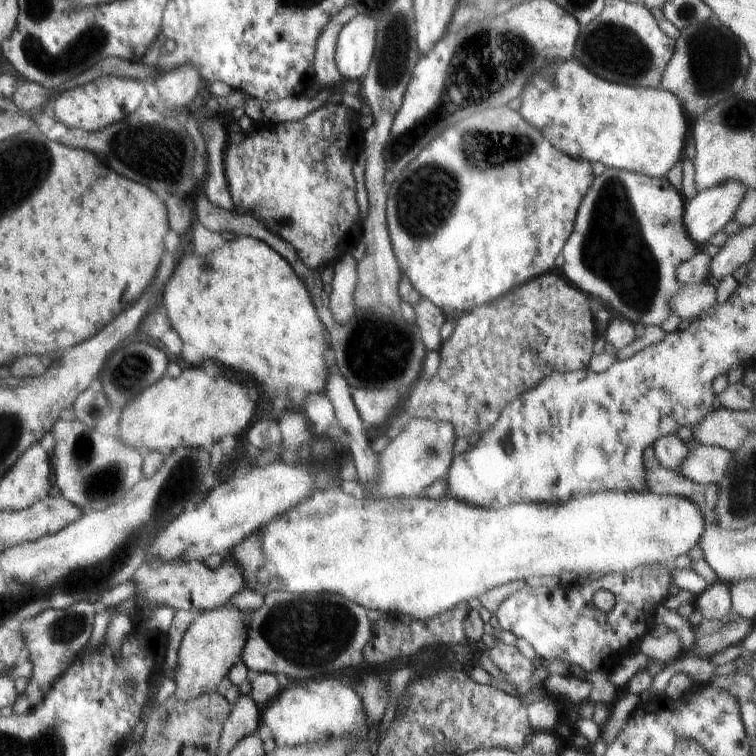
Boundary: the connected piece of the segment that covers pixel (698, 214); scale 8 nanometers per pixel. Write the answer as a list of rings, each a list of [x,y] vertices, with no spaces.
[[[728,180],[720,186],[697,192],[690,202],[686,202],[684,229],[696,246],[705,245],[711,236],[723,231],[724,226],[733,220],[746,189],[742,182]]]

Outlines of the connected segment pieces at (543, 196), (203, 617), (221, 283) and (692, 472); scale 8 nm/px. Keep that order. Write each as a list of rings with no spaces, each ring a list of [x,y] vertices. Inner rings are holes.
[[[500,106],[500,108],[488,108],[488,110],[476,112],[456,126],[446,128],[439,136],[436,136],[430,145],[425,146],[419,152],[418,157],[402,172],[396,175],[392,182],[391,190],[387,192],[387,226],[391,239],[391,248],[395,253],[402,275],[411,283],[413,290],[418,292],[423,299],[430,300],[434,307],[442,310],[456,310],[466,312],[474,307],[480,307],[496,300],[508,293],[513,288],[524,285],[542,274],[552,271],[556,262],[556,256],[562,252],[568,236],[572,234],[574,218],[578,212],[584,196],[588,193],[593,182],[592,164],[584,160],[572,158],[556,150],[552,144],[536,132],[536,128],[530,128],[518,112]]]
[[[229,604],[218,610],[196,613],[195,619],[182,637],[174,668],[173,679],[176,683],[174,696],[178,700],[192,702],[206,692],[216,691],[224,676],[241,660],[243,646],[248,636],[245,616]]]
[[[238,236],[238,238],[232,238],[232,240],[226,242],[222,248],[211,251],[205,257],[197,256],[192,249],[184,250],[180,262],[178,262],[174,273],[170,280],[168,280],[168,284],[162,286],[162,292],[164,292],[164,294],[162,294],[162,300],[166,307],[166,317],[172,329],[176,332],[176,335],[180,338],[183,347],[181,354],[188,364],[200,364],[200,362],[204,362],[204,360],[210,358],[210,360],[222,362],[224,366],[232,366],[232,368],[239,371],[242,370],[246,372],[246,374],[250,374],[254,380],[258,380],[260,384],[264,384],[264,388],[268,388],[268,392],[266,392],[268,398],[288,396],[288,398],[290,398],[290,404],[287,406],[289,412],[294,410],[303,411],[304,402],[311,393],[325,392],[324,388],[327,372],[330,370],[330,364],[332,364],[326,326],[324,326],[322,320],[317,316],[317,312],[312,305],[309,293],[304,287],[304,284],[296,277],[296,274],[292,271],[288,262],[268,246],[267,243],[255,237]]]
[[[698,445],[690,451],[678,471],[698,485],[716,485],[731,465],[731,452],[711,445]]]

